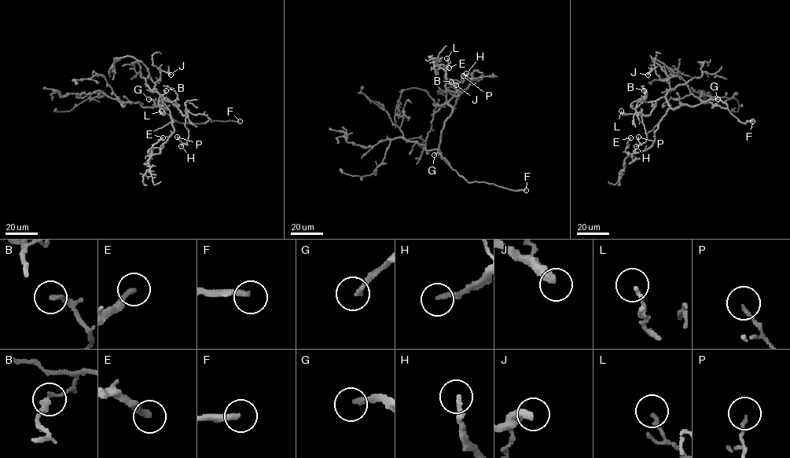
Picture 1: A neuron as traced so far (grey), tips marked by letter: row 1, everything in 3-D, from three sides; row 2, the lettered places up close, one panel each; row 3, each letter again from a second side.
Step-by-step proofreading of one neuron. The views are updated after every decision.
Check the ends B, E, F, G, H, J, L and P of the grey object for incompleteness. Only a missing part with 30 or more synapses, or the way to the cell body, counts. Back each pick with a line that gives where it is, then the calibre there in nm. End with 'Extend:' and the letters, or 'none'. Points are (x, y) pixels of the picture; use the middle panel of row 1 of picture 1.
F: at (526, 190); 240 nm thick
G: at (434, 155); 200 nm thick
Extend: F, G

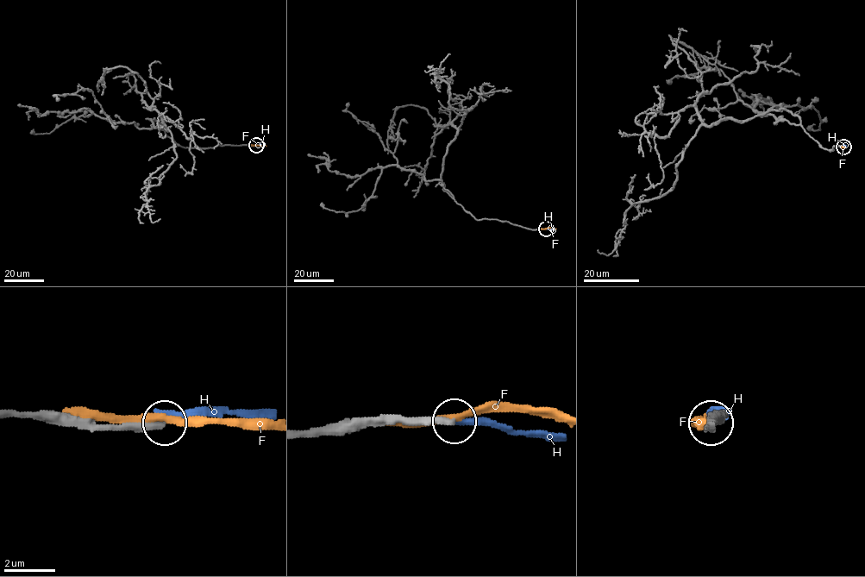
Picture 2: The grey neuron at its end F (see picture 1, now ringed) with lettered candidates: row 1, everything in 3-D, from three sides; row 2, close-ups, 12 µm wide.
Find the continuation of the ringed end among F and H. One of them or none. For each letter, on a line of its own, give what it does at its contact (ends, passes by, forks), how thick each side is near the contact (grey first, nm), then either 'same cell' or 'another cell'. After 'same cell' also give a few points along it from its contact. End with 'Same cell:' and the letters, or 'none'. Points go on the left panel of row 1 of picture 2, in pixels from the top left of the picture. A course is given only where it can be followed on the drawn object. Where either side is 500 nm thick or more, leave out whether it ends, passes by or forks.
F: it passes by | 400/280 nm | another cell
H: it ends | 280/280 nm | another cell
Same cell: none

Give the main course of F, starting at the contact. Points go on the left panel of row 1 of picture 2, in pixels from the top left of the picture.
F: (254, 146), (266, 146)

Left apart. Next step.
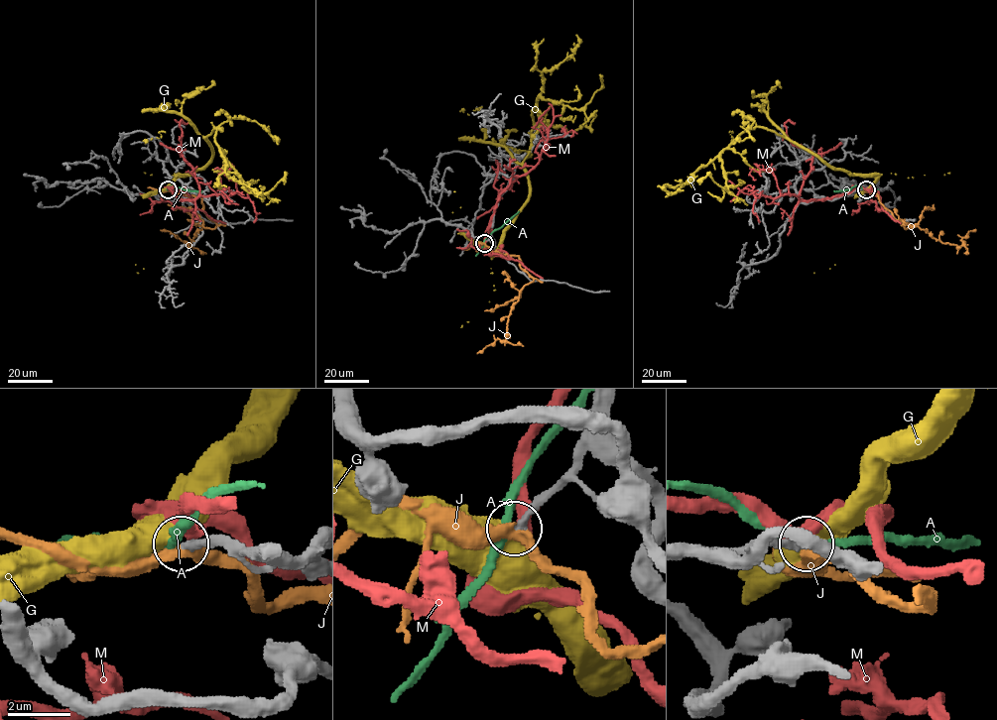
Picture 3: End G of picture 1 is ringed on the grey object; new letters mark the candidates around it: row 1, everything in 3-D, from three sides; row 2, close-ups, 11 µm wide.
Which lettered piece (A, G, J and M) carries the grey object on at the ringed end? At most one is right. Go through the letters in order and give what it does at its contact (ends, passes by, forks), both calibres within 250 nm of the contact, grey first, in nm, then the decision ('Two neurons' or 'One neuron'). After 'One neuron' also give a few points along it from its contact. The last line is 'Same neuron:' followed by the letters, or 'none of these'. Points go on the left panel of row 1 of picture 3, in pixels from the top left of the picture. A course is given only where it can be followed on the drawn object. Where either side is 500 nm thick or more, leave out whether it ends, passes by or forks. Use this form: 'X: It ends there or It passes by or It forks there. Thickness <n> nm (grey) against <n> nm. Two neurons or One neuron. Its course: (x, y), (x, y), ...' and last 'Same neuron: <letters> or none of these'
A: It passes by. Thickness 200 nm (grey) against 240 nm. Two neurons
G: Thickness 200 nm (grey) against 700 nm. Two neurons
J: It passes by. Thickness 240 nm (grey) against 320 nm. Two neurons
M: It passes by. Thickness 280 nm (grey) against 380 nm. Two neurons
Same neuron: none of these

